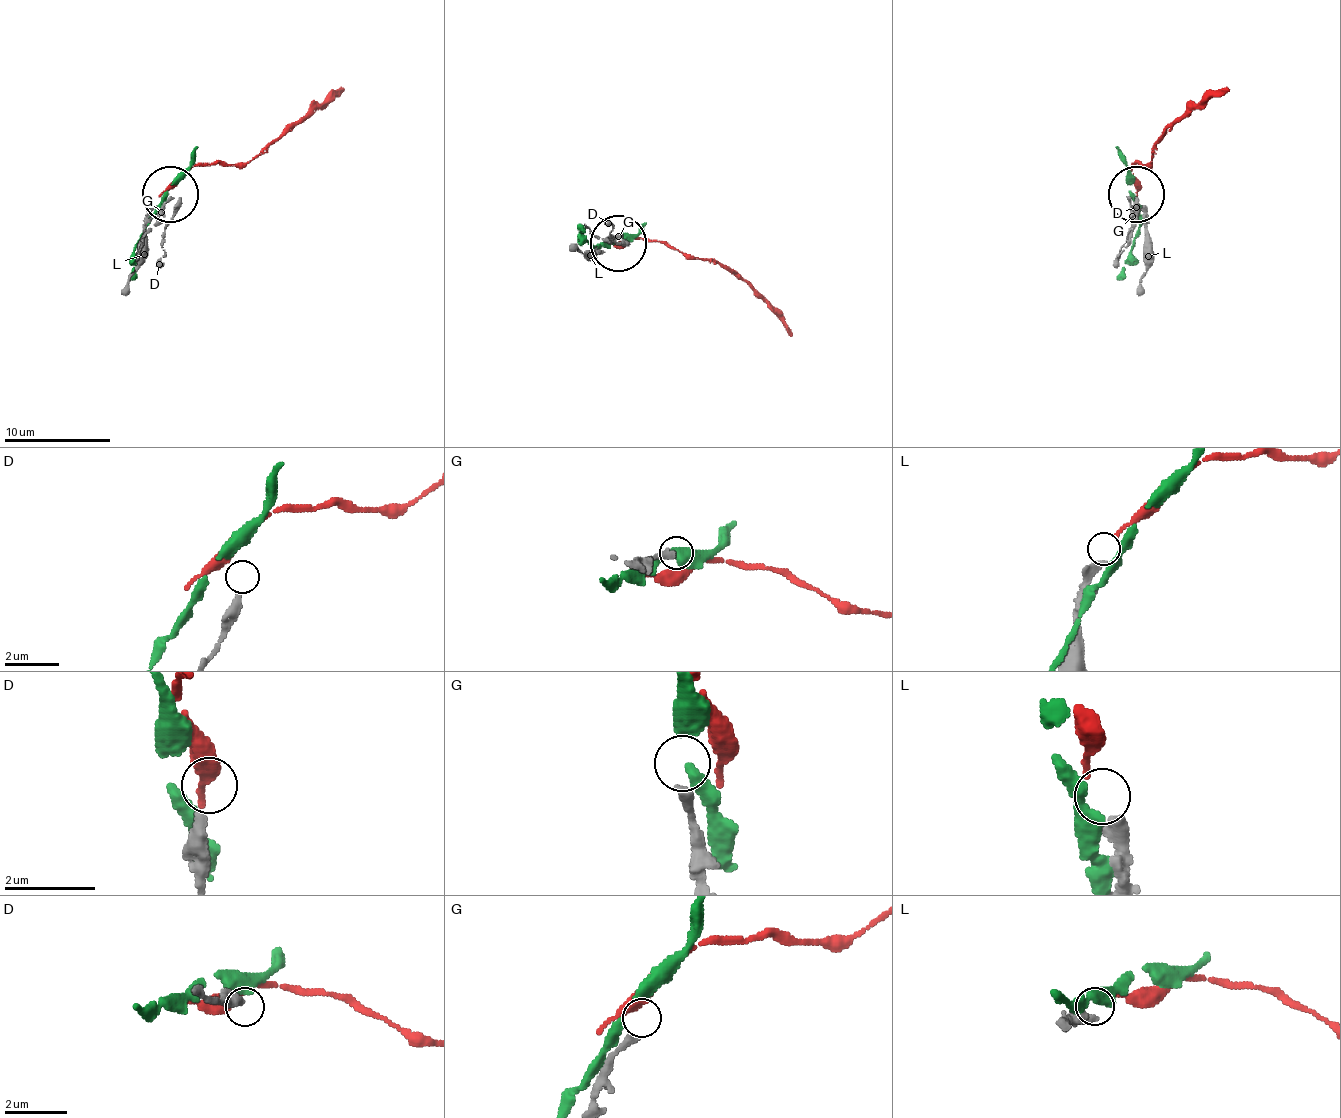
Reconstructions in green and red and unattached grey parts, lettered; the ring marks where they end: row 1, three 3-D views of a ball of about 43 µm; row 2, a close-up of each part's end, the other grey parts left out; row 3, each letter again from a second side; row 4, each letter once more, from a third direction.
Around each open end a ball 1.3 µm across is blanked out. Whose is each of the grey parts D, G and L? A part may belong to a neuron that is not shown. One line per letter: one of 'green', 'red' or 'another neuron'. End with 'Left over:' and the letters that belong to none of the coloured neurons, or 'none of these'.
D: another neuron
G: another neuron
L: red
Left over: D, G

